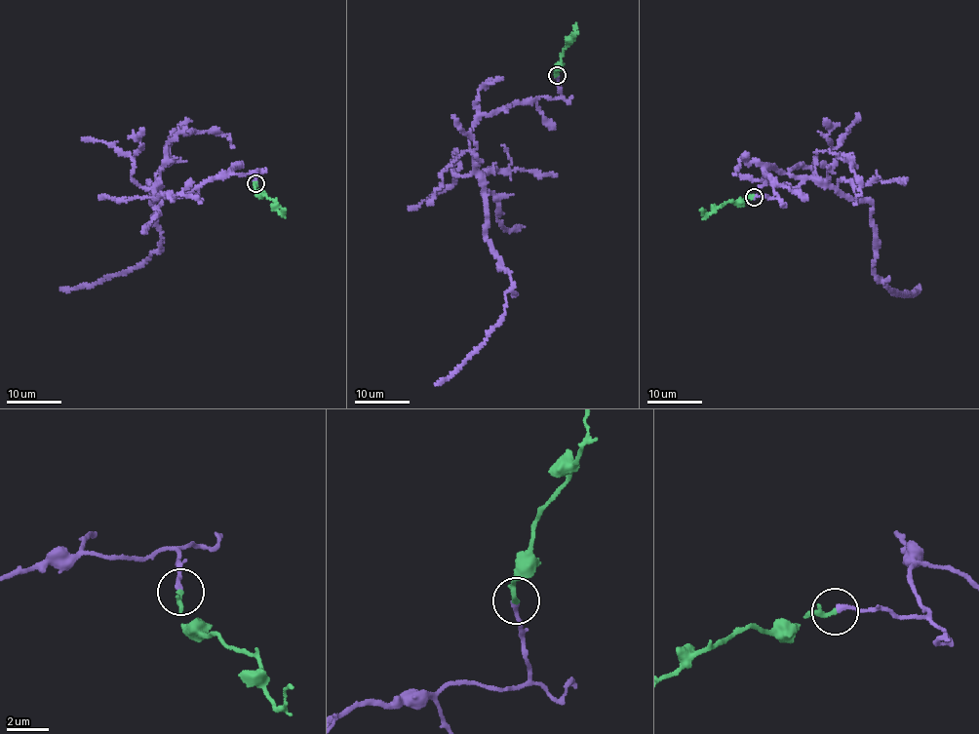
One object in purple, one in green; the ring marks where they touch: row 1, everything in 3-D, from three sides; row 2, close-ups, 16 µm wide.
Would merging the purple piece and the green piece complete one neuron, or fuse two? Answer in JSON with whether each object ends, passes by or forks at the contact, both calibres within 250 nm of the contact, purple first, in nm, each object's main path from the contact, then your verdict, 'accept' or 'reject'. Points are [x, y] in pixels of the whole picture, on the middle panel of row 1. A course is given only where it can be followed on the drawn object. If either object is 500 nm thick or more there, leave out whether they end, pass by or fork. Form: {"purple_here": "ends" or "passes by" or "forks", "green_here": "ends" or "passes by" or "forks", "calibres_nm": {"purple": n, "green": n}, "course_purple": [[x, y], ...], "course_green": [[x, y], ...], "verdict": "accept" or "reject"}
{"purple_here": "ends", "green_here": "ends", "calibres_nm": {"purple": 240, "green": 220}, "course_purple": [[557, 76], [559, 97], [515, 102], [484, 114], [472, 129], [488, 240], [513, 286], [483, 343], [434, 386]], "course_green": [[557, 75], [558, 64], [576, 23]], "verdict": "accept"}

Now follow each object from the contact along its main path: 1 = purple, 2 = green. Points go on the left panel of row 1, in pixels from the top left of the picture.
1: (255, 182), (254, 173), (208, 178), (182, 194), (155, 198), (151, 181), (161, 250), (130, 269), (59, 289)
2: (255, 183), (258, 195), (276, 200), (280, 214), (286, 209)

